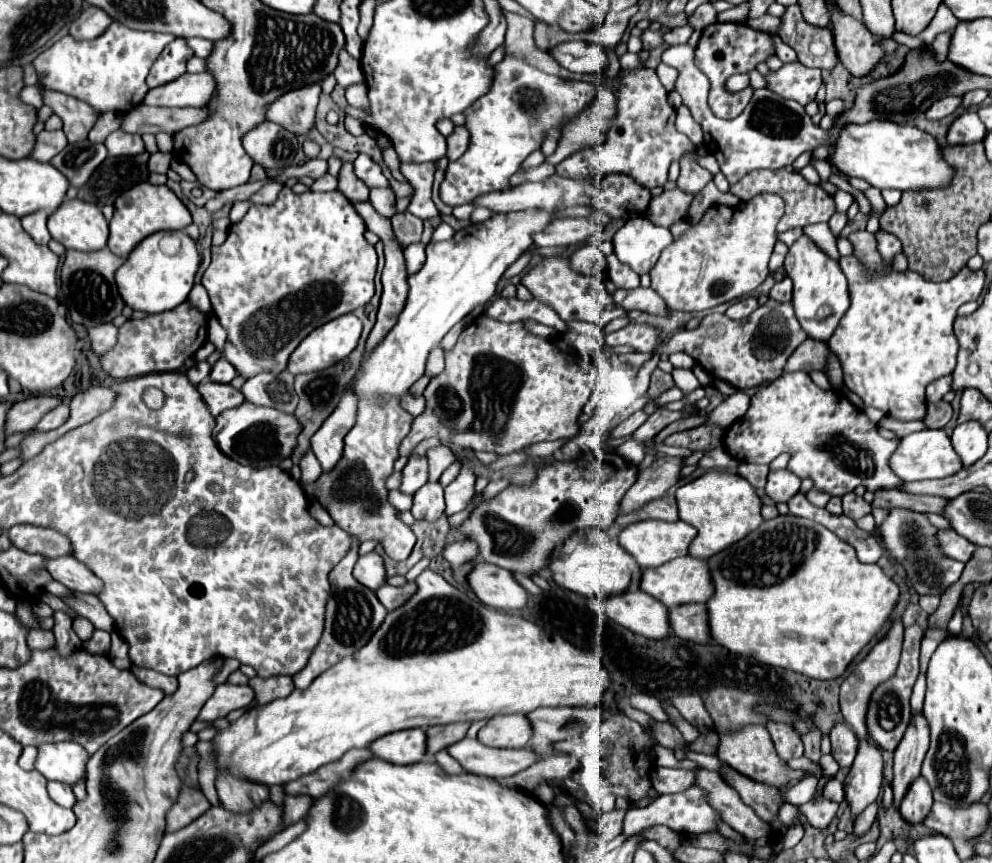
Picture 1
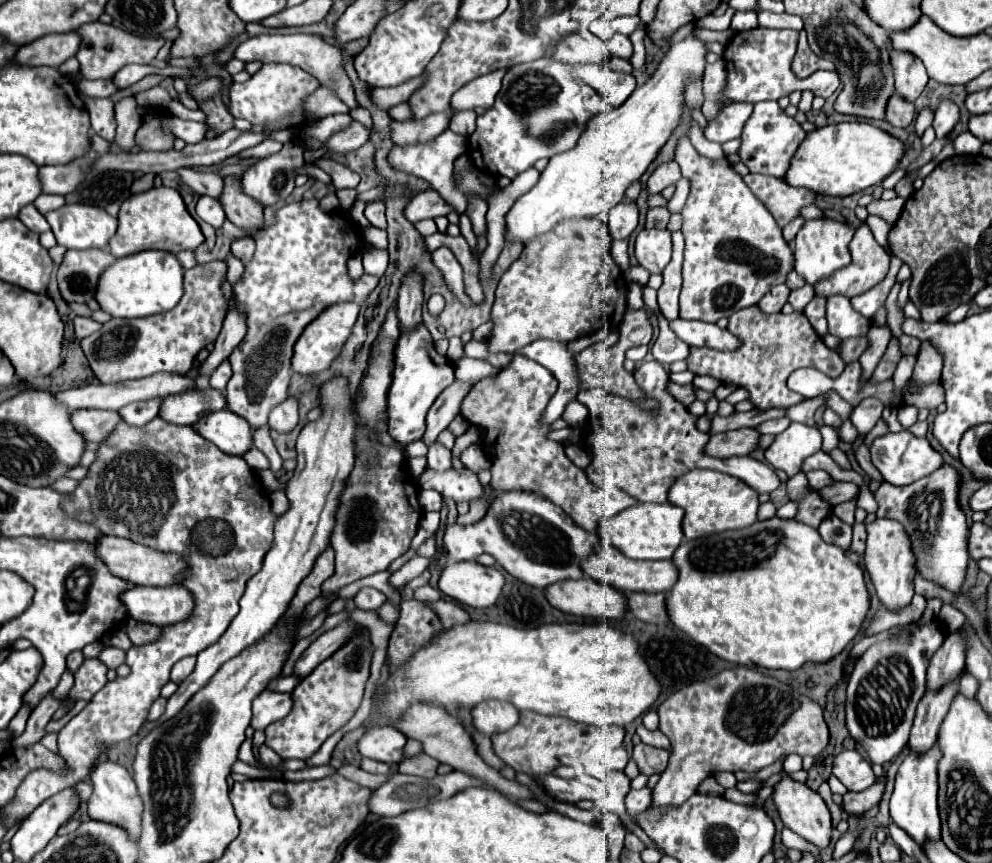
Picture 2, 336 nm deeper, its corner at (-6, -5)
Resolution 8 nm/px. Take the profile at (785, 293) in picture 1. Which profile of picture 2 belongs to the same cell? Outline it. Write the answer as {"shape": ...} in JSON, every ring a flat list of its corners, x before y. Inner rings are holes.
{"shape":[[803,286,803,288,797,288,797,290,791,290,789,294,789,304,795,308,795,310,803,310,815,296,815,290,813,286]]}

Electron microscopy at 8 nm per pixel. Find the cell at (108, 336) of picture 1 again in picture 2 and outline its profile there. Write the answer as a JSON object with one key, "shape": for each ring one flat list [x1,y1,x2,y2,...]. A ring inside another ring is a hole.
{"shape":[[77,316,77,318,73,320,73,326,75,326,75,338,77,338,77,340,87,338,87,336,99,332,99,328,101,328,99,322,95,322,93,318,83,318,83,316]]}

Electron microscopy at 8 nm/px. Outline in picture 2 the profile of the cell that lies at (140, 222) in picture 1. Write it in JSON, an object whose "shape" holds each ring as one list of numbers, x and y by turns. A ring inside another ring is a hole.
{"shape":[[151,188,141,194,131,194,119,210,117,234,109,240,109,252,115,258,131,256,143,250,167,250,177,254,179,250,197,248,205,240,199,224,187,212,181,194,175,188]]}

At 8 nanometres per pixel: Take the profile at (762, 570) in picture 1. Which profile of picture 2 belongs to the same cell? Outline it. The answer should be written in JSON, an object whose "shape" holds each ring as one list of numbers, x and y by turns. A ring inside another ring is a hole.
{"shape":[[773,516,769,520,763,522,755,522,749,528,743,530,727,530,721,534,711,534,703,540,683,540,683,544,679,546,679,550,673,556,675,566,679,568,679,580,671,590,671,598,667,594,667,612,669,612,669,620,683,630,685,634,689,634,697,644,705,646,709,652,713,652,715,656,733,662,733,664,741,664,741,666,761,666,761,668,781,668,781,670,799,670,803,664,807,662,815,662,815,664,825,664,829,660,833,660,839,652,843,652,843,648,847,644,851,644,851,640,859,634,869,606,871,606,871,596,867,590,867,582,865,582,865,574,863,570,845,554,845,550,841,550,839,546,827,544,823,542,823,538,819,536,819,532,799,520,785,520,779,516]]}

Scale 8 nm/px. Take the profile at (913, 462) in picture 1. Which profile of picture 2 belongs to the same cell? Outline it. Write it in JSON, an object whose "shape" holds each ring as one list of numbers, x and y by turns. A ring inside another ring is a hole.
{"shape":[[901,430,899,434,885,434,881,438,877,438,871,446,871,460,875,464,875,468,883,474,883,478,889,484,895,486,905,486,911,484,923,476,929,476,931,472,935,472,935,468,943,466,943,456,941,452,937,452,927,438,917,438,913,436,909,430]]}

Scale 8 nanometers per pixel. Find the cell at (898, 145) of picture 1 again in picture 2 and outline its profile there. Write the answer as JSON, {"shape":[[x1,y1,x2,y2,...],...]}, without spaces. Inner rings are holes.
{"shape":[[841,122,809,132,795,152,785,180,817,194,851,196,883,182,905,156,905,142,867,122]]}

